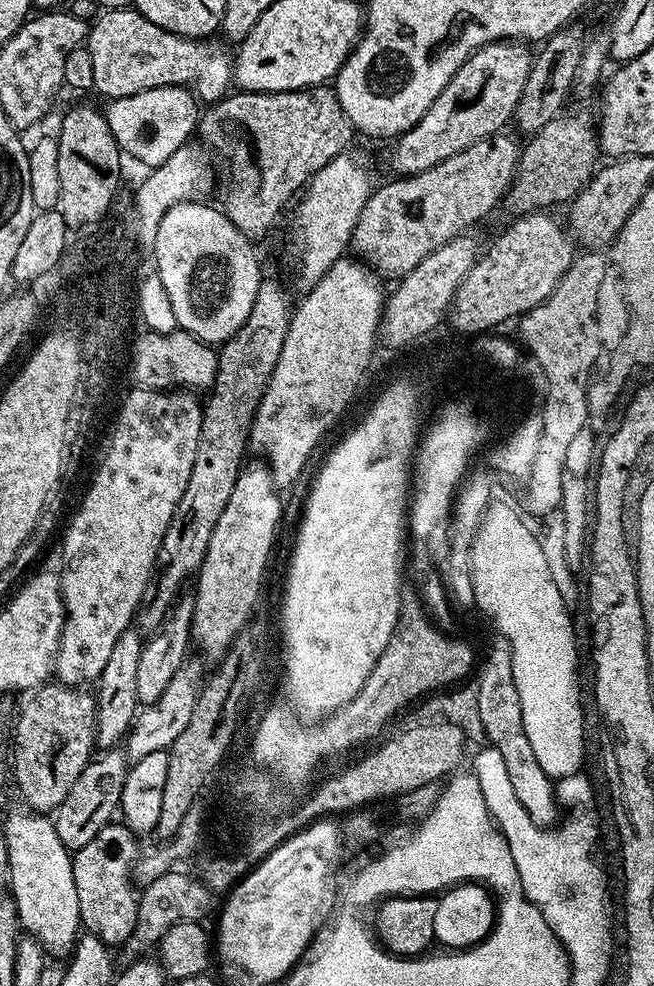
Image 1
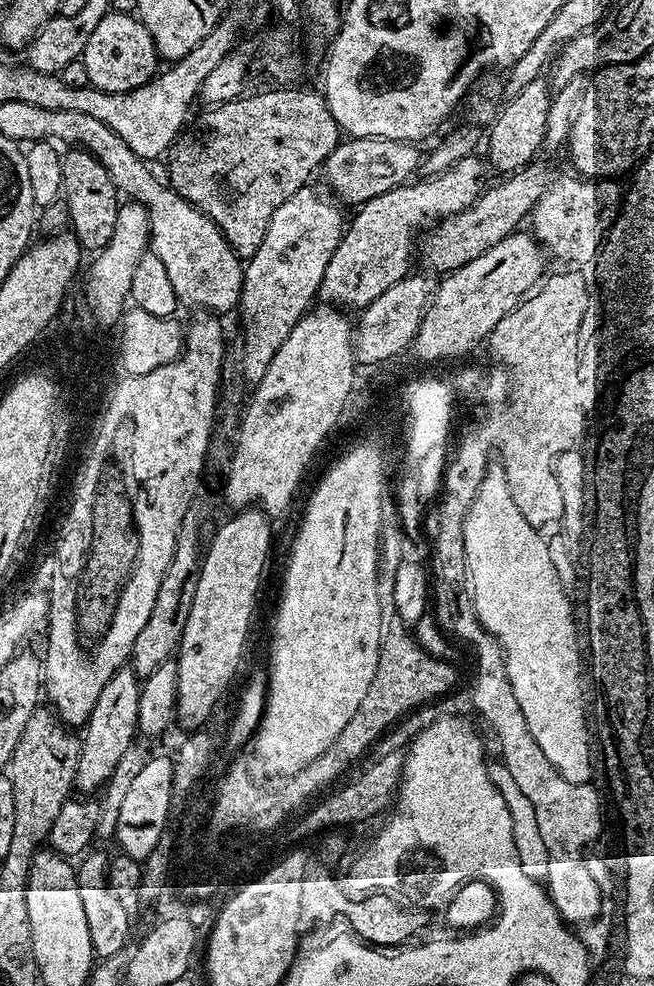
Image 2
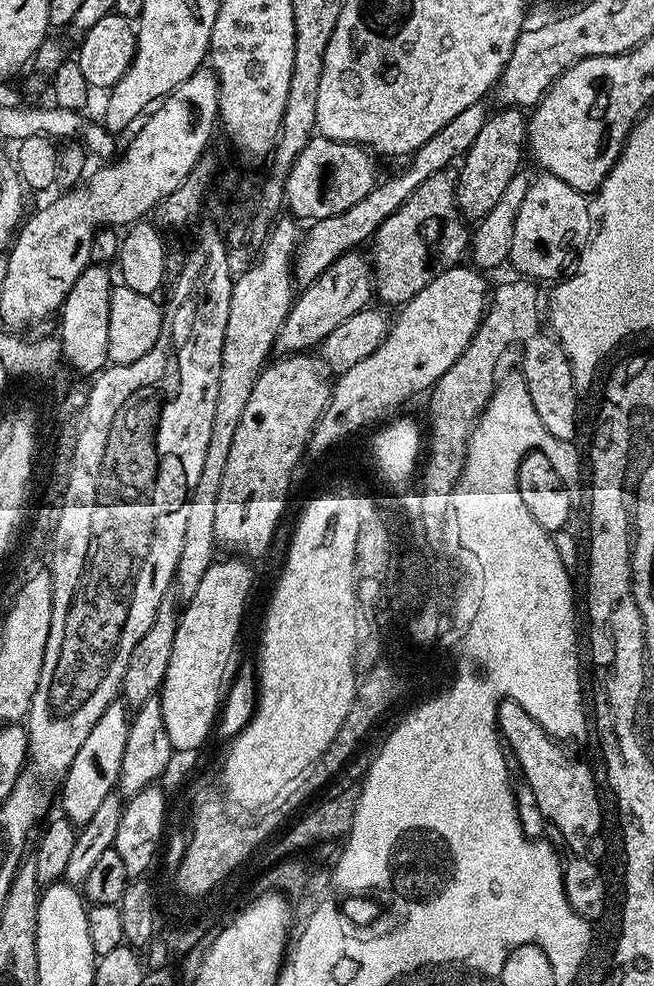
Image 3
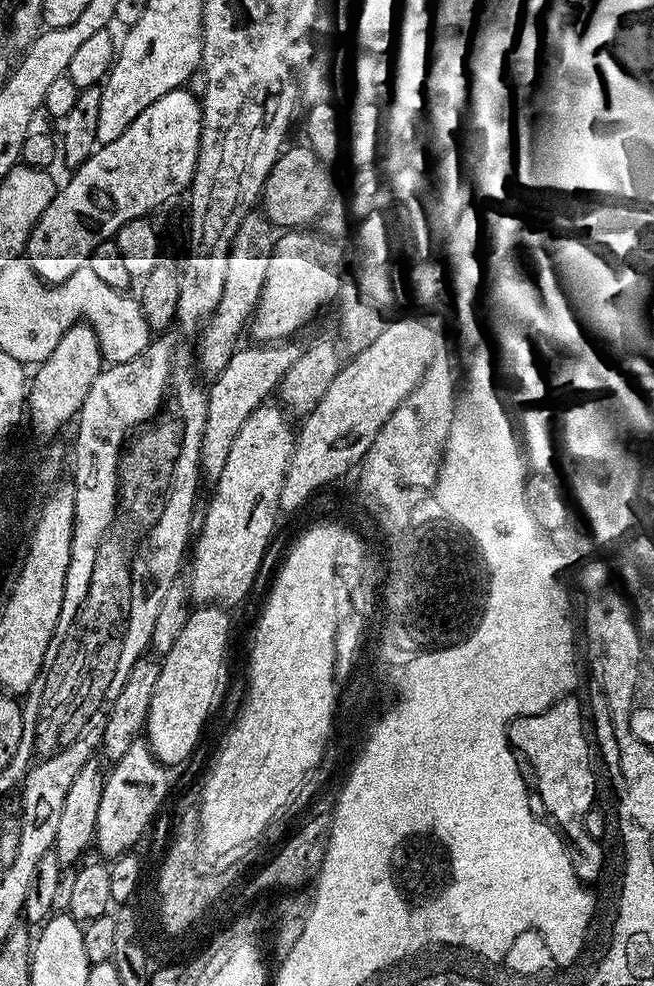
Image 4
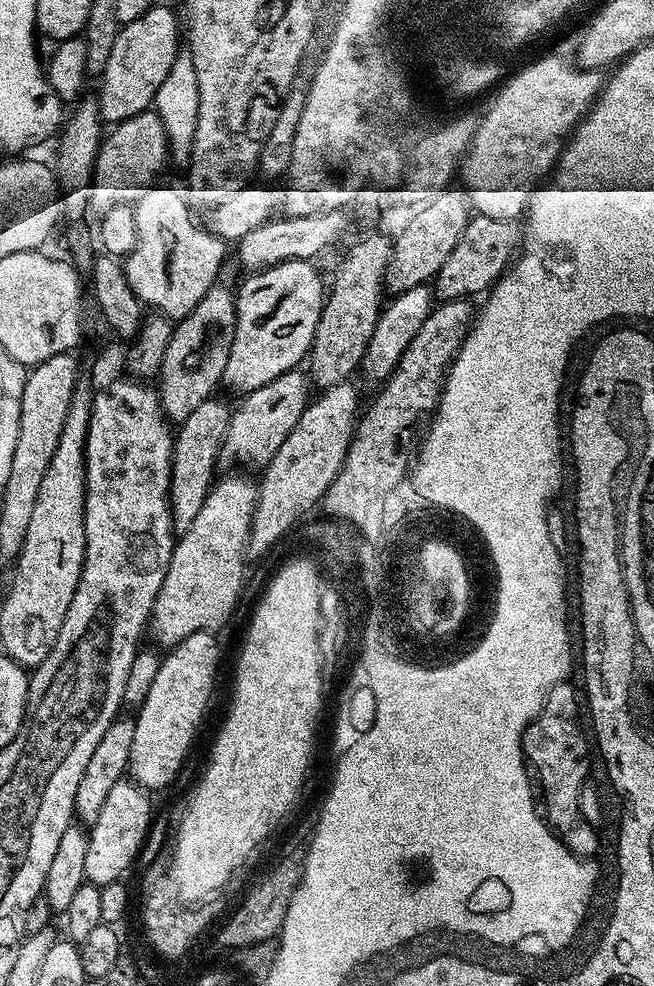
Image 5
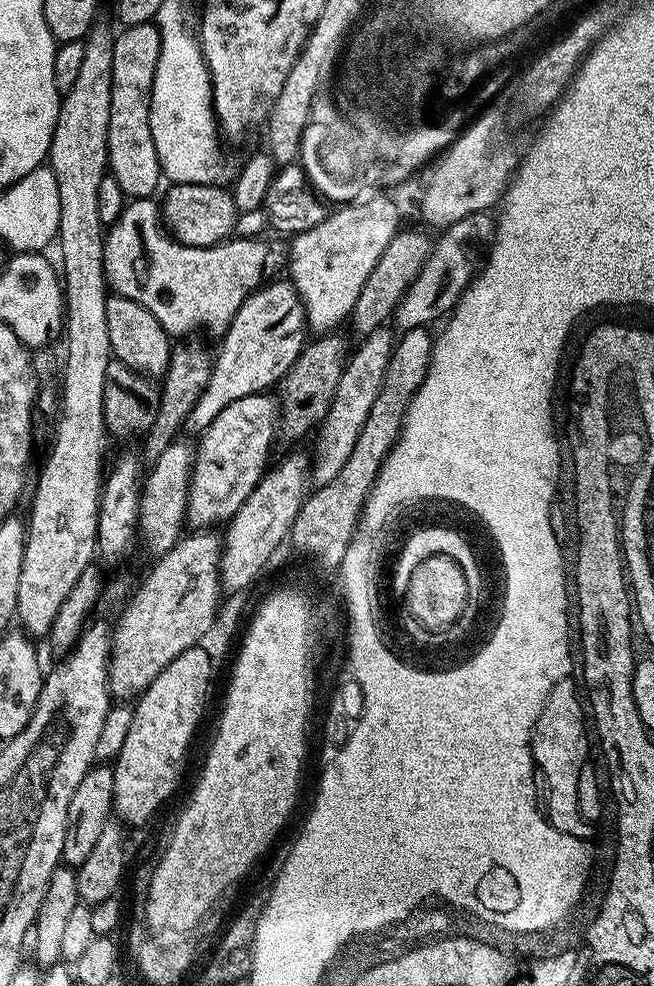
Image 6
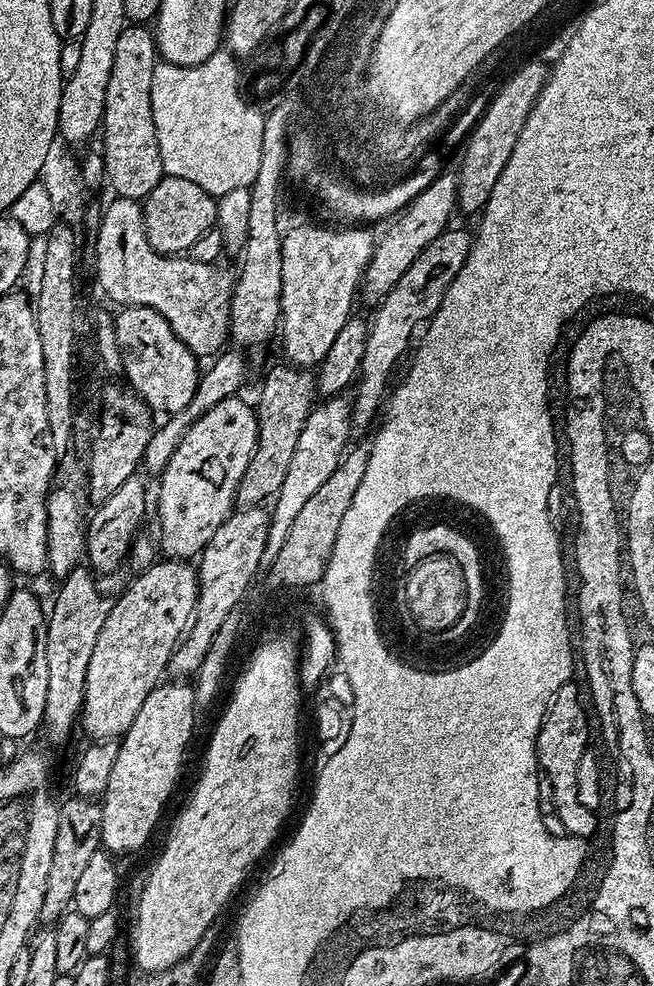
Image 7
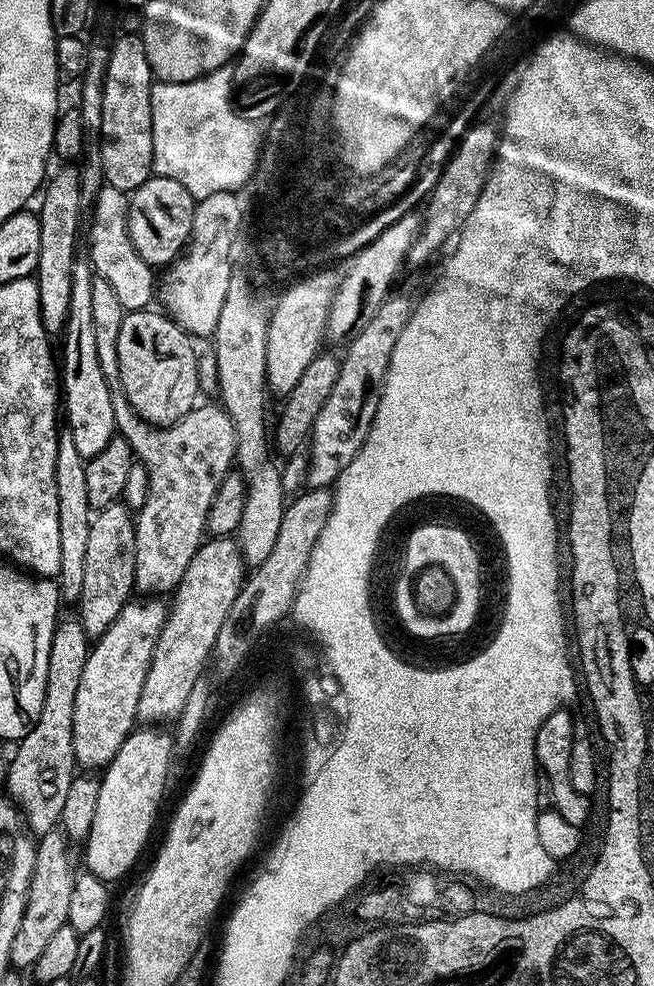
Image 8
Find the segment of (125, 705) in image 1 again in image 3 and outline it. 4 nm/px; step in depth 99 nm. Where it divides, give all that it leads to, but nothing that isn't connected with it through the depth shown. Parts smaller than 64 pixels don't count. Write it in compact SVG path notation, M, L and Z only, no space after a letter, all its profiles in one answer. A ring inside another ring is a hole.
M113 702L110 706L106 706L102 718L98 718L94 730L90 730L90 734L86 737L86 742L82 742L82 746L78 746L78 754L74 754L74 762L70 762L66 774L58 784L58 808L60 804L61 810L64 811L61 812L63 819L69 820L77 826L86 824L97 813L98 806L105 801L106 796L117 791L122 768L122 753L126 751L129 723L129 709L123 703Z

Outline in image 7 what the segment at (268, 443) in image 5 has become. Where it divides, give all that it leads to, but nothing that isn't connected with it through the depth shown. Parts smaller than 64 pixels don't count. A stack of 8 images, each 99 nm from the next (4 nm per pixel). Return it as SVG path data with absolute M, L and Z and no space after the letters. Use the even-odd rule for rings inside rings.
M234 395L218 402L218 406L210 406L210 410L186 430L170 462L166 462L166 470L158 477L158 548L165 557L187 561L199 557L210 538L214 538L218 526L234 511L238 482L242 482L242 474L246 474L246 466L250 466L258 438L256 409L249 401L247 404L240 399Z

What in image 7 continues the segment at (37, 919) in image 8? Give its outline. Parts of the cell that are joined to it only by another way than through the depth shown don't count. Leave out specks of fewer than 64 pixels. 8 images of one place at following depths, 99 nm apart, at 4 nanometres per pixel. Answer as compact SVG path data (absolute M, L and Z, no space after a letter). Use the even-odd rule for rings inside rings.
M69 795L69 800L59 805L58 834L54 838L54 854L50 858L50 874L46 877L46 894L42 898L40 920L55 922L69 911L74 898L74 886L85 872L90 857L101 851L102 810L95 799Z

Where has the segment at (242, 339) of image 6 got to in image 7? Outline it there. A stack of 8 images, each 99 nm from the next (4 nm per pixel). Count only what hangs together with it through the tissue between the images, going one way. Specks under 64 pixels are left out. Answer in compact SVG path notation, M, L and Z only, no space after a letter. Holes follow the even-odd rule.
M221 351L209 363L213 364L208 369L206 367L203 369L200 381L196 383L194 398L190 398L190 403L187 406L182 406L182 410L171 413L165 419L168 421L161 428L159 425L153 431L150 442L146 442L146 454L142 468L149 477L158 478L163 474L166 470L166 462L170 462L170 458L174 454L174 450L178 448L178 442L182 440L186 430L190 430L190 426L194 422L198 422L198 418L202 418L202 414L206 414L206 410L210 410L210 406L218 406L218 402L237 395L241 391L239 388L244 384L244 360L238 353L228 351Z

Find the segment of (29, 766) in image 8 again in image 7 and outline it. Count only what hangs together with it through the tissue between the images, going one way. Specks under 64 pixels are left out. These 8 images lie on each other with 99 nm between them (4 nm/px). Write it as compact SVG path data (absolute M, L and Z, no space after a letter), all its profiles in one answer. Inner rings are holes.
M84 564L76 565L71 571L67 573L63 580L61 581L62 586L59 588L54 602L47 609L46 619L48 625L46 626L46 706L44 707L44 718L42 721L42 732L48 735L48 740L52 744L64 744L72 736L72 727L77 727L78 717L84 706L84 691L86 690L86 666L90 666L90 658L94 654L94 645L98 642L98 634L102 634L102 625L106 623L106 618L110 610L113 608L115 601L110 595L109 597L102 594L95 582L97 579L95 575L91 572L91 569Z

